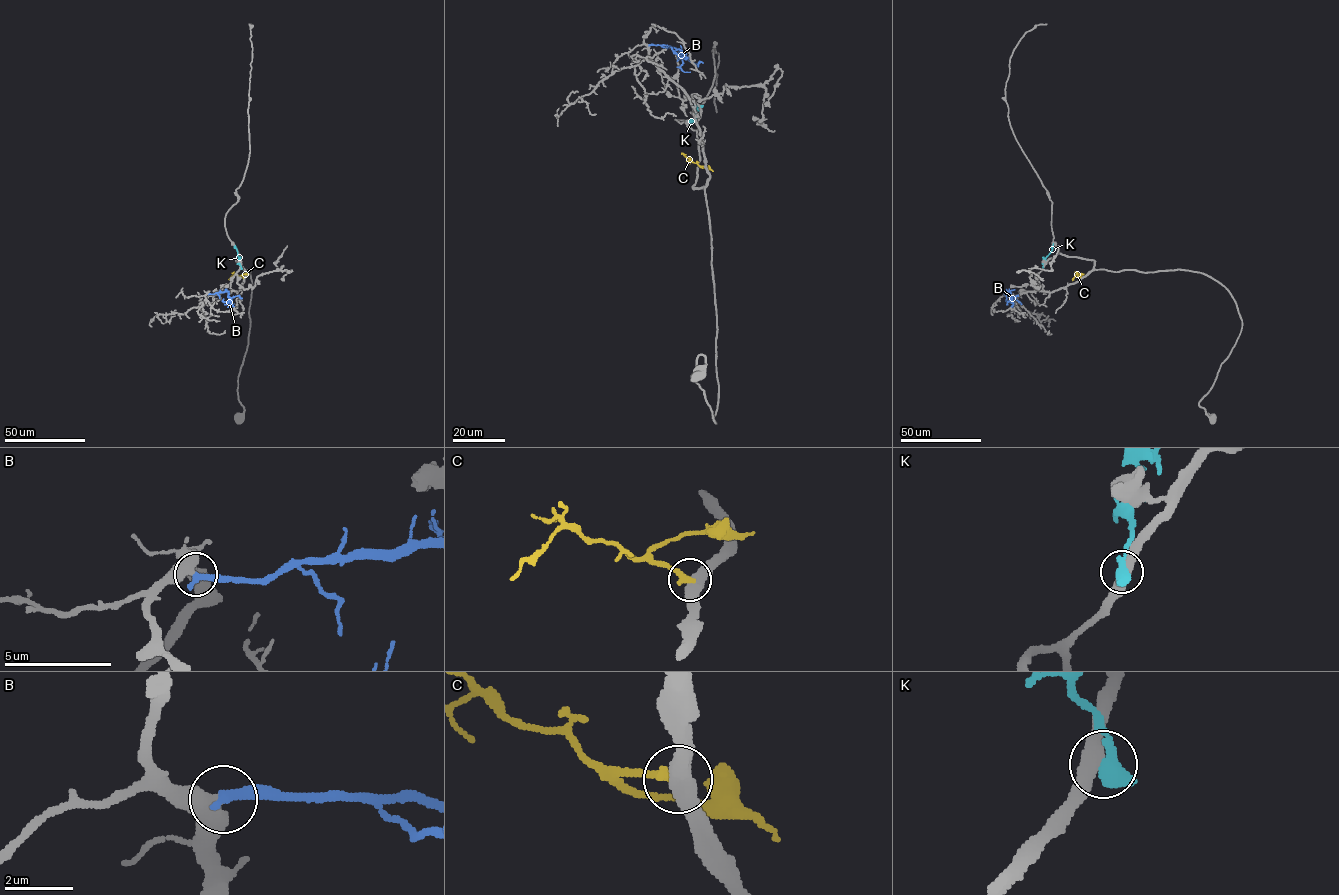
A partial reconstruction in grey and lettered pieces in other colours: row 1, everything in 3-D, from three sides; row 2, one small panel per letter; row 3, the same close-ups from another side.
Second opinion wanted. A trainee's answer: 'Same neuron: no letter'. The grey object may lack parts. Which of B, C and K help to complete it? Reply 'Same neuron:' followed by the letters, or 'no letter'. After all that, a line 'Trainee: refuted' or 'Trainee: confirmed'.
Same neuron: B
Trainee: refuted

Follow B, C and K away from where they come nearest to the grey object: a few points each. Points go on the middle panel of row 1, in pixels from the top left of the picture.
B: (649, 45), (675, 47), (685, 59), (673, 52), (673, 48)
C: (705, 167), (693, 163), (685, 154)
K: (700, 106), (695, 119), (688, 123)

